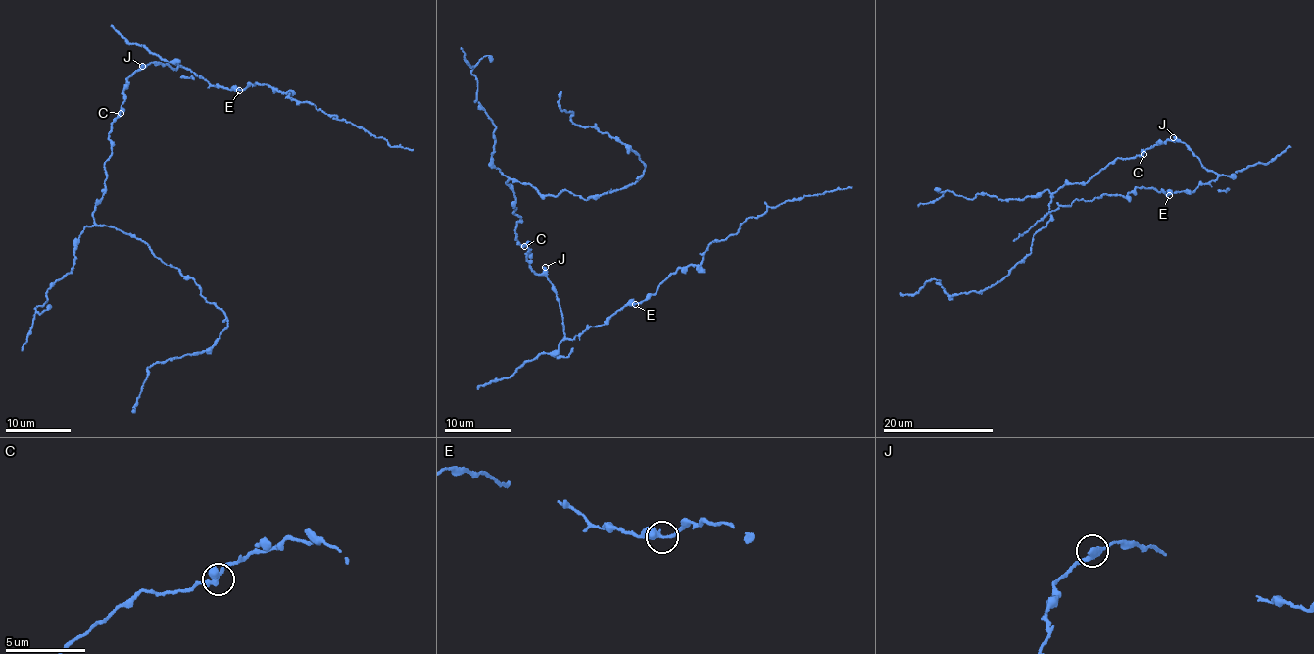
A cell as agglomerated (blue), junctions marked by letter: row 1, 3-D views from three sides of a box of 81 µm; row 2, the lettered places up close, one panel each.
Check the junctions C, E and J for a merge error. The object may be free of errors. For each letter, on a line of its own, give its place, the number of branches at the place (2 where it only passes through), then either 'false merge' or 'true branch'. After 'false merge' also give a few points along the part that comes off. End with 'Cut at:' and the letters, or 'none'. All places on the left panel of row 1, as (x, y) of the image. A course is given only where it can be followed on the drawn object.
C: at (121, 113); 2 branches meet; true branch
E: at (239, 90); 2 branches meet; true branch
J: at (142, 66); 2 branches meet; true branch
Cut at: none

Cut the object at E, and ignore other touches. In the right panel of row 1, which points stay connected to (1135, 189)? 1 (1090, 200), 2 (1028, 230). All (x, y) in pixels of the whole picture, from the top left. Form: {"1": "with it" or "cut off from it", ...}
{"1": "with it", "2": "with it"}

